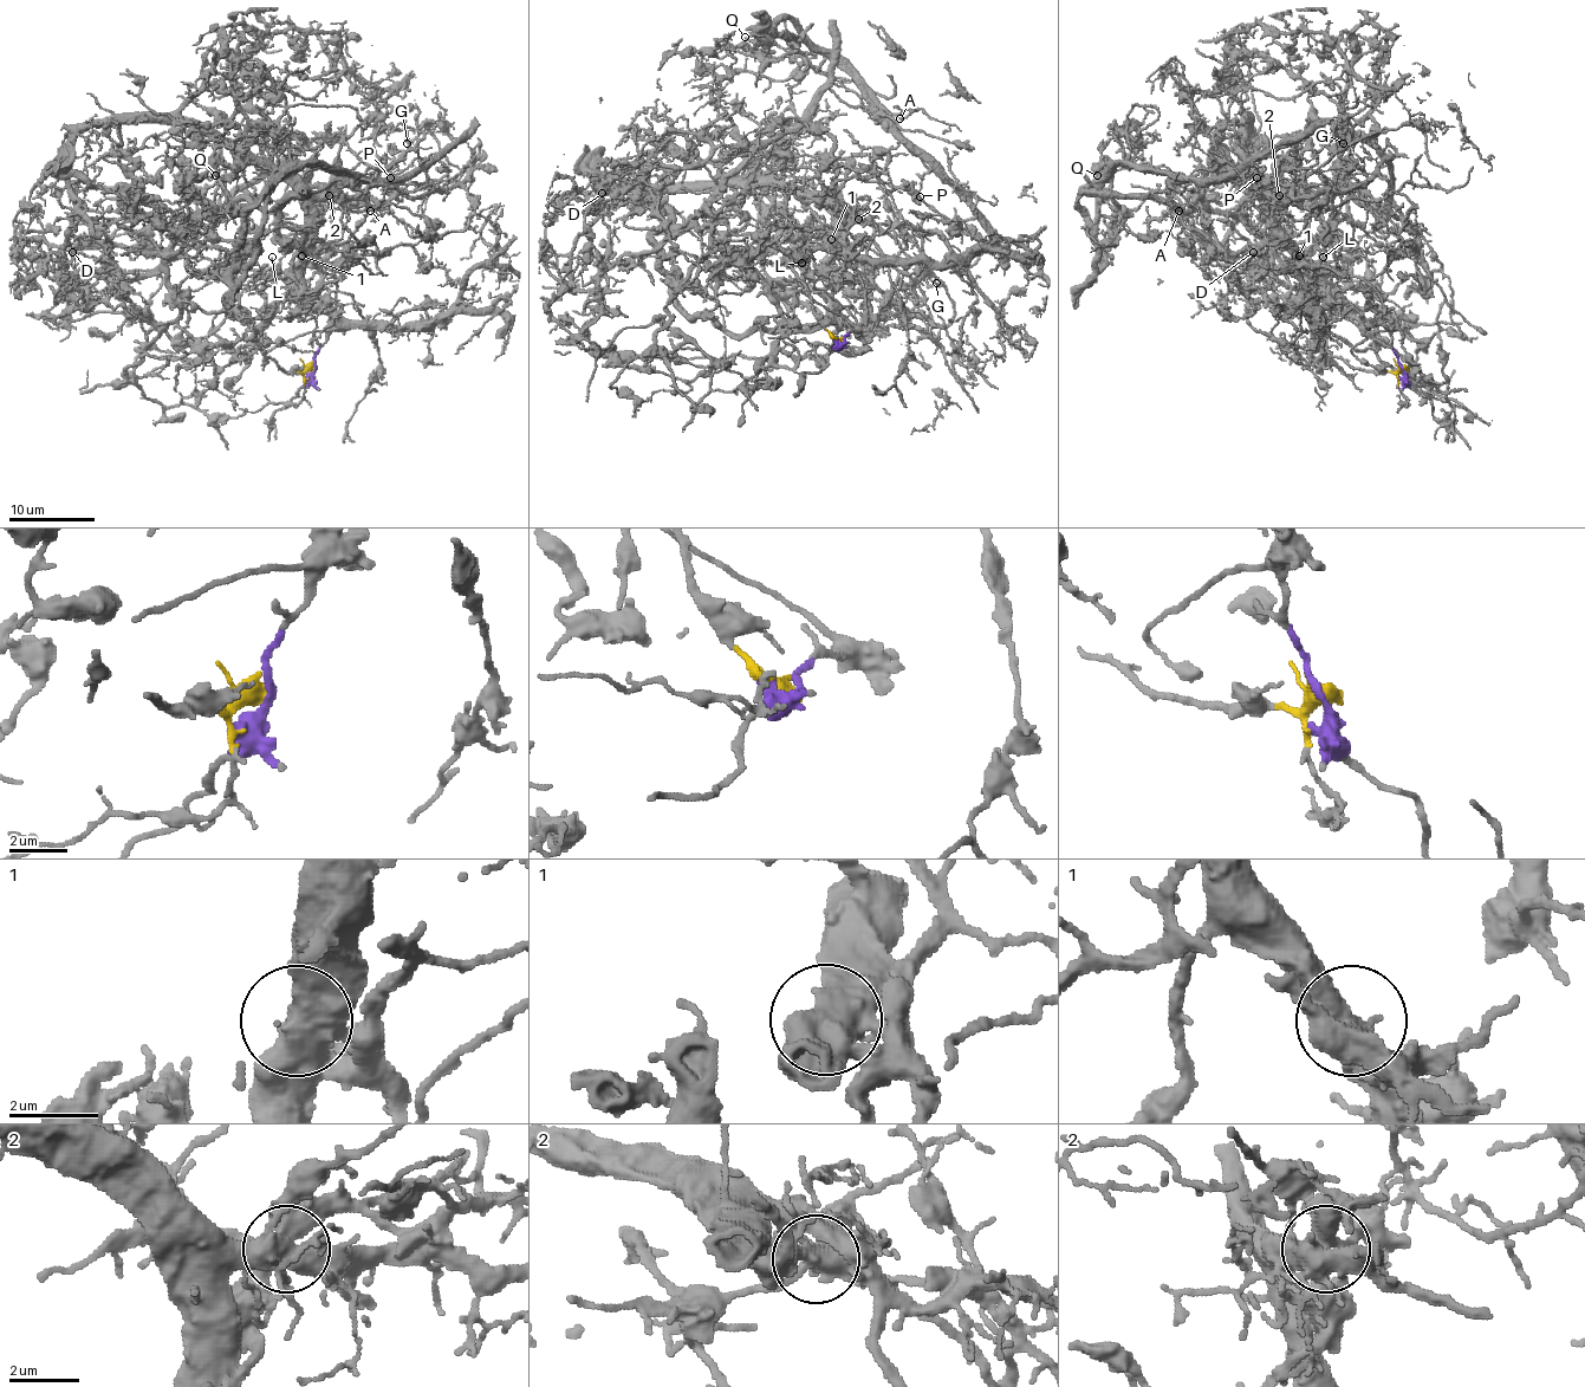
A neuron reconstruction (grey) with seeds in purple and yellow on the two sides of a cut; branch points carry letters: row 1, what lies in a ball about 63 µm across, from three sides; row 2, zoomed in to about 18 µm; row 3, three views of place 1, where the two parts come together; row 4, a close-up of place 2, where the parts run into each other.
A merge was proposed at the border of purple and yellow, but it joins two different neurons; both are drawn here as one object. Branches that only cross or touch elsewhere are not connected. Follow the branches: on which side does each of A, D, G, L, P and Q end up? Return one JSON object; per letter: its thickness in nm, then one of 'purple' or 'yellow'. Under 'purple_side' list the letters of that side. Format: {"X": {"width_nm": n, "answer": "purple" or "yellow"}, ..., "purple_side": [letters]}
{"A": {"width_nm": 110, "answer": "purple"}, "D": {"width_nm": 120, "answer": "yellow"}, "G": {"width_nm": 100, "answer": "purple"}, "L": {"width_nm": 90, "answer": "yellow"}, "P": {"width_nm": 150, "answer": "purple"}, "Q": {"width_nm": 170, "answer": "purple"}, "purple_side": ["A", "G", "P", "Q"]}

